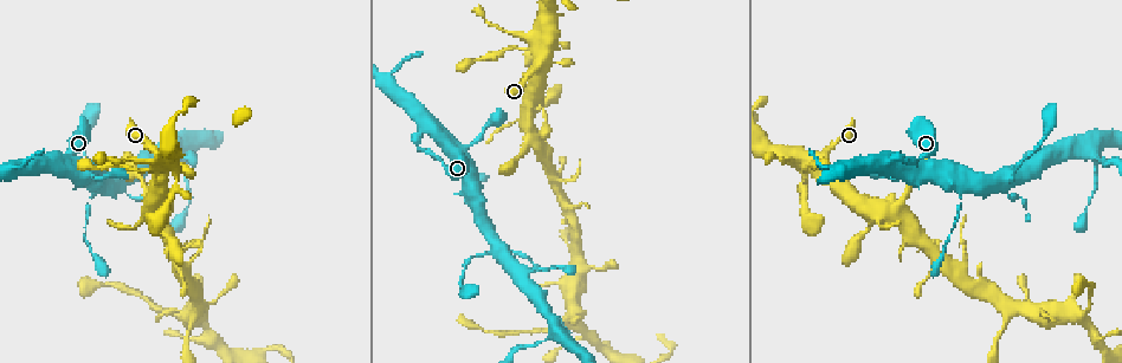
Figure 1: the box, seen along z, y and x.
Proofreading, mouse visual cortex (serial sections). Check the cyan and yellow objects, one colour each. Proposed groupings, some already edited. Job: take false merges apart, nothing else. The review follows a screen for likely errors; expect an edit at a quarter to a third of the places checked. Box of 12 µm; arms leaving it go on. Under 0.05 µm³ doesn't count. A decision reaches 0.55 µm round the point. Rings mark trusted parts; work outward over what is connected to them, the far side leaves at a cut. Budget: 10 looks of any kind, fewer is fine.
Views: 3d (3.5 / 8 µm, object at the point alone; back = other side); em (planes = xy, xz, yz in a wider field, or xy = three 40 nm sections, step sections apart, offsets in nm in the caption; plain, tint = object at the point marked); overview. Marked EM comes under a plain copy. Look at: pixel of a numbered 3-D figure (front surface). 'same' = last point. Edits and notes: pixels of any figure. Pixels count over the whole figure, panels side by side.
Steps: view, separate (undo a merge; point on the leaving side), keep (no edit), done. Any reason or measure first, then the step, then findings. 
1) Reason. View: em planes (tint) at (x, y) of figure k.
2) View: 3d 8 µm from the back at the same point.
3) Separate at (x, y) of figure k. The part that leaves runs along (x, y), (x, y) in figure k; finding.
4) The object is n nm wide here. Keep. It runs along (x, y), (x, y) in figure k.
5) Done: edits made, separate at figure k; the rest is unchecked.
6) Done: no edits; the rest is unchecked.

Two arms in line, one across. View: 3d 8 µm at (94, 191) of figure 1.

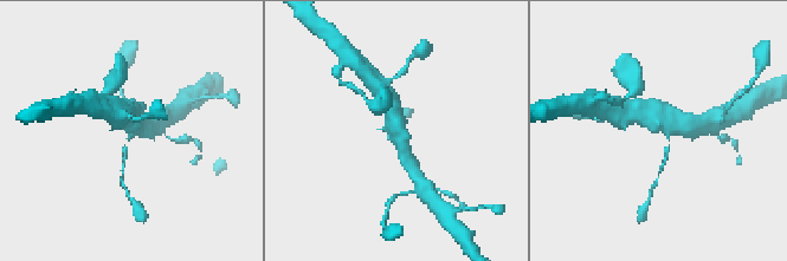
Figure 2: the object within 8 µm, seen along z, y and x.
Zoom in. View: 3d 3.5 µm at (394, 141) of figure 2.

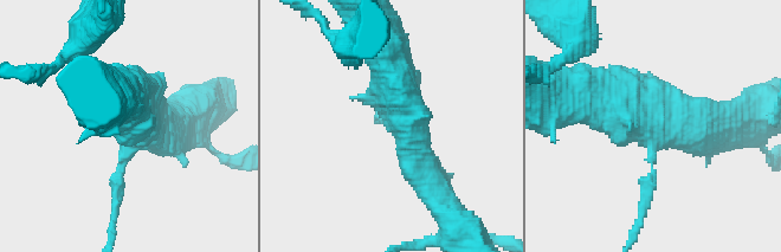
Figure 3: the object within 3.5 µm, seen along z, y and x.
3 arms meet here; the arms are 150, 500, 600 nm wide. View: em xy step 5 (tint) at (133, 140) of figure 3.

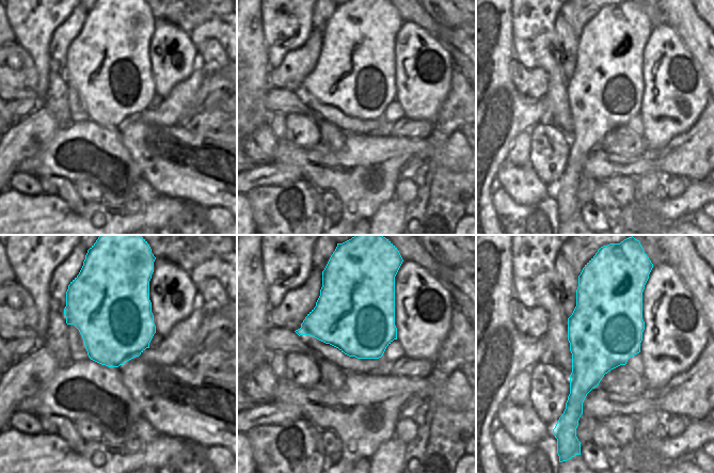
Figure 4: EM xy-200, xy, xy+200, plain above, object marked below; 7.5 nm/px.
Keep. All the same cell.

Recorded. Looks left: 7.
Abrupt turn. View: 3d 3.5 µm at (537, 45) of figure 1.

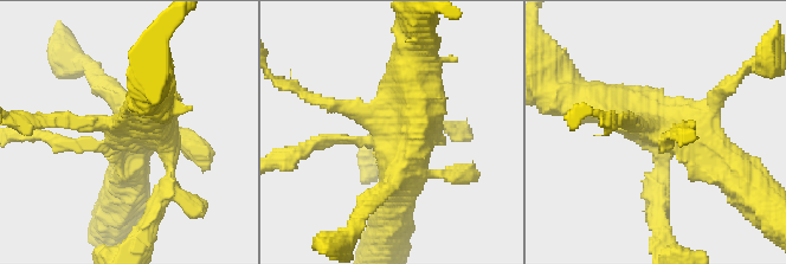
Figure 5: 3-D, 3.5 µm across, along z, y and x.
Shape alone is not enough. View: em xy step 1 (tint) at (126, 134) of figure 5.

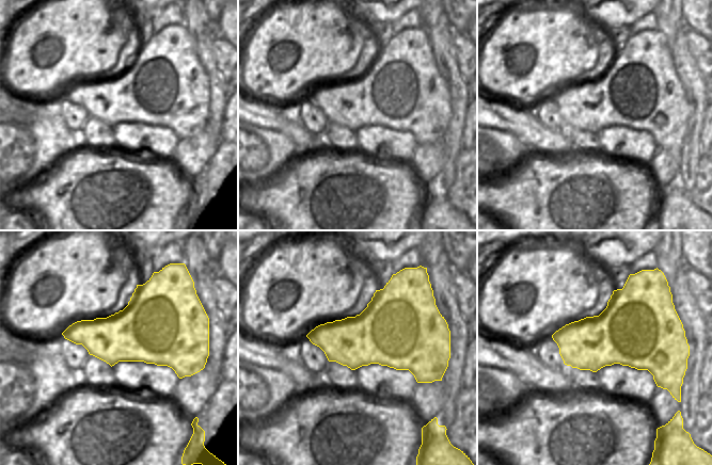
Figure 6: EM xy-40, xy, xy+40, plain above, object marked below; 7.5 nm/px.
Keep. It runs along (384, 192), (412, 147), (419, 65) in figure 5; all the same cell.

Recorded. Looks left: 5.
Sharp bend. View: 3d 3.5 µm at (533, 133) of figure 1.

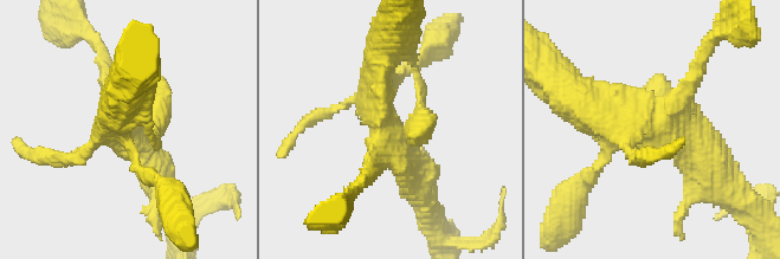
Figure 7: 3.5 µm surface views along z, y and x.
Need the tissue. View: em xy step 5 (tint) at (660, 127) of figure 7.

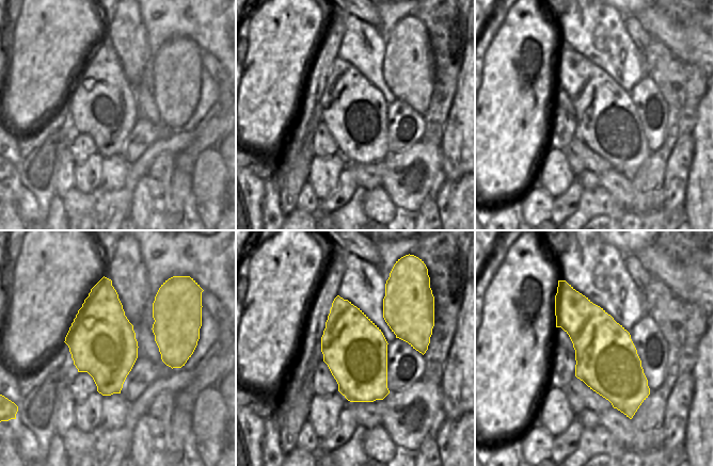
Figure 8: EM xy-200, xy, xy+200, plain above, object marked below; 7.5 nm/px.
Keep. It runs along (587, 109), (659, 127), (717, 170) in figure 7; continuous, no second cell.

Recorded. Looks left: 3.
Four arms meet. View: 3d 3.5 µm at (1092, 155) of figure 1.

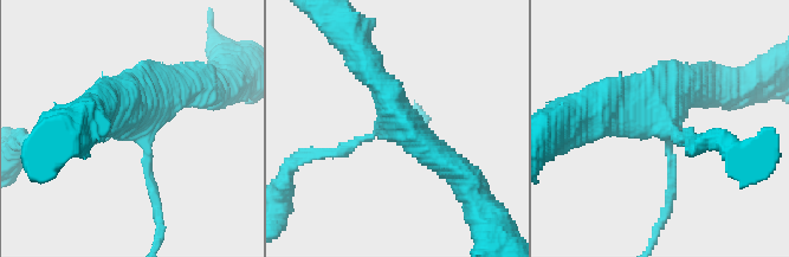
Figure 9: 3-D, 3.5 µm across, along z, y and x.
4 arms meet here; the arms are 100, 150, 400, 450 nm wide. View: em xy step 1 (tint) at (124, 126) of figure 9.

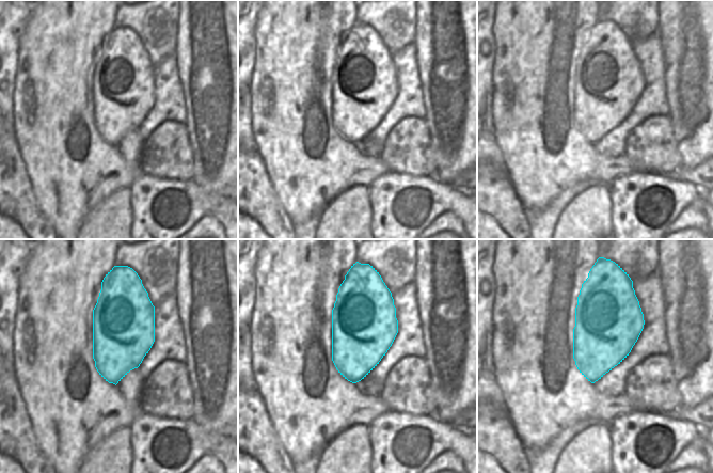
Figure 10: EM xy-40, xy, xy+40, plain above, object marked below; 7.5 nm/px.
Keep. It runs along (360, 58), (396, 122), (454, 171) in figure 9; all the same cell.

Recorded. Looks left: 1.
Done: no edits; the rest is unchecked.

